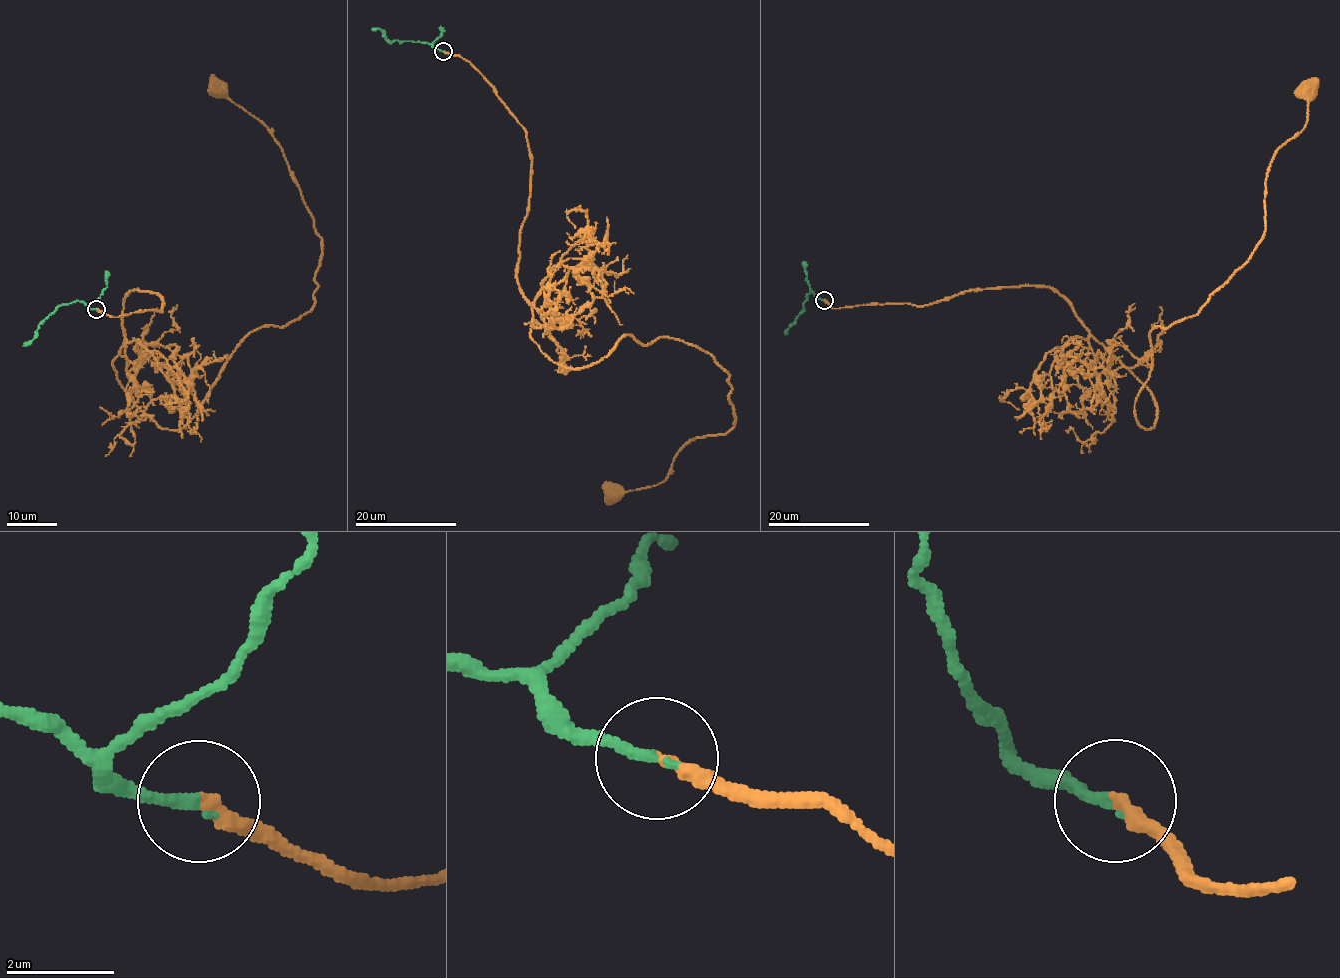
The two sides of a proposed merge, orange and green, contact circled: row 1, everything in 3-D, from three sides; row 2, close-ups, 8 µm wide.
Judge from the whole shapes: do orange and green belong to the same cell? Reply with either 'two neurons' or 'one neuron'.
one neuron

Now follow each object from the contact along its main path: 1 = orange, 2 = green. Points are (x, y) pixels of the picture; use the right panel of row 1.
1: (824, 300), (1052, 287), (1150, 392), (1150, 428), (1133, 414), (1151, 331), (1248, 259), (1309, 90)
2: (824, 300), (811, 291), (806, 293), (802, 312), (785, 334)

